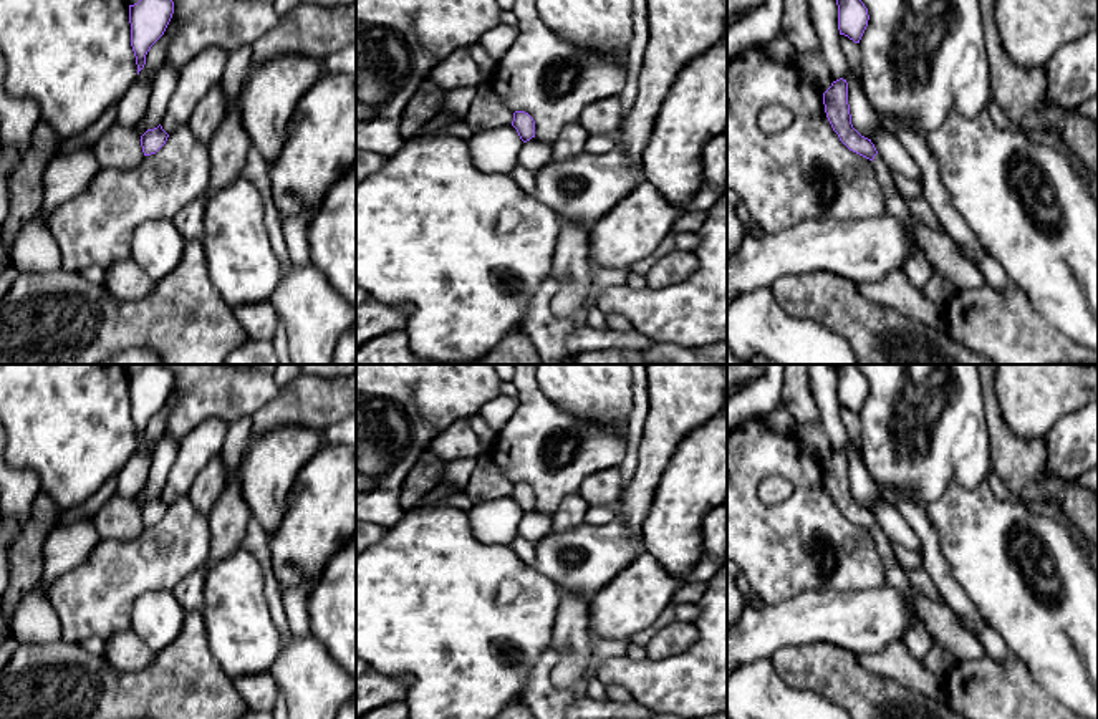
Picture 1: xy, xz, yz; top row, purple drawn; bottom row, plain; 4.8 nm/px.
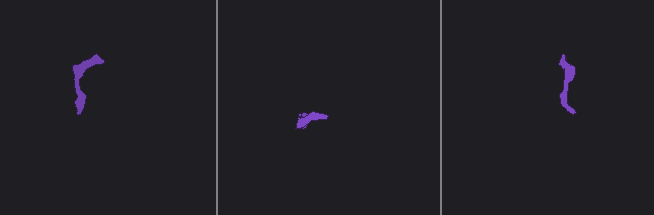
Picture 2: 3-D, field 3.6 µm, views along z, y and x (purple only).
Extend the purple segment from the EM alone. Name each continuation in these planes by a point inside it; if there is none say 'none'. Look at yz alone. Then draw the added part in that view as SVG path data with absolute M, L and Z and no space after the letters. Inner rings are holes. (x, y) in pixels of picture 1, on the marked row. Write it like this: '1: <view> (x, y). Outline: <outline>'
1: yz (916, 265). Outline: M876 154L871 164L884 194L886 212L896 217L908 234L908 257L903 263L903 270L909 282L922 290L926 282L934 275L934 268L916 240L914 222L908 202L898 191L893 177L894 172L886 166L883 157Z

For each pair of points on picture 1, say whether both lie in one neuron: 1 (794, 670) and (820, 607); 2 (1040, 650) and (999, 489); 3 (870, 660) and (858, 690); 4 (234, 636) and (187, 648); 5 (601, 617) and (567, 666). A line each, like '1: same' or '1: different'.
1: different
2: different
3: different
4: different
5: different

